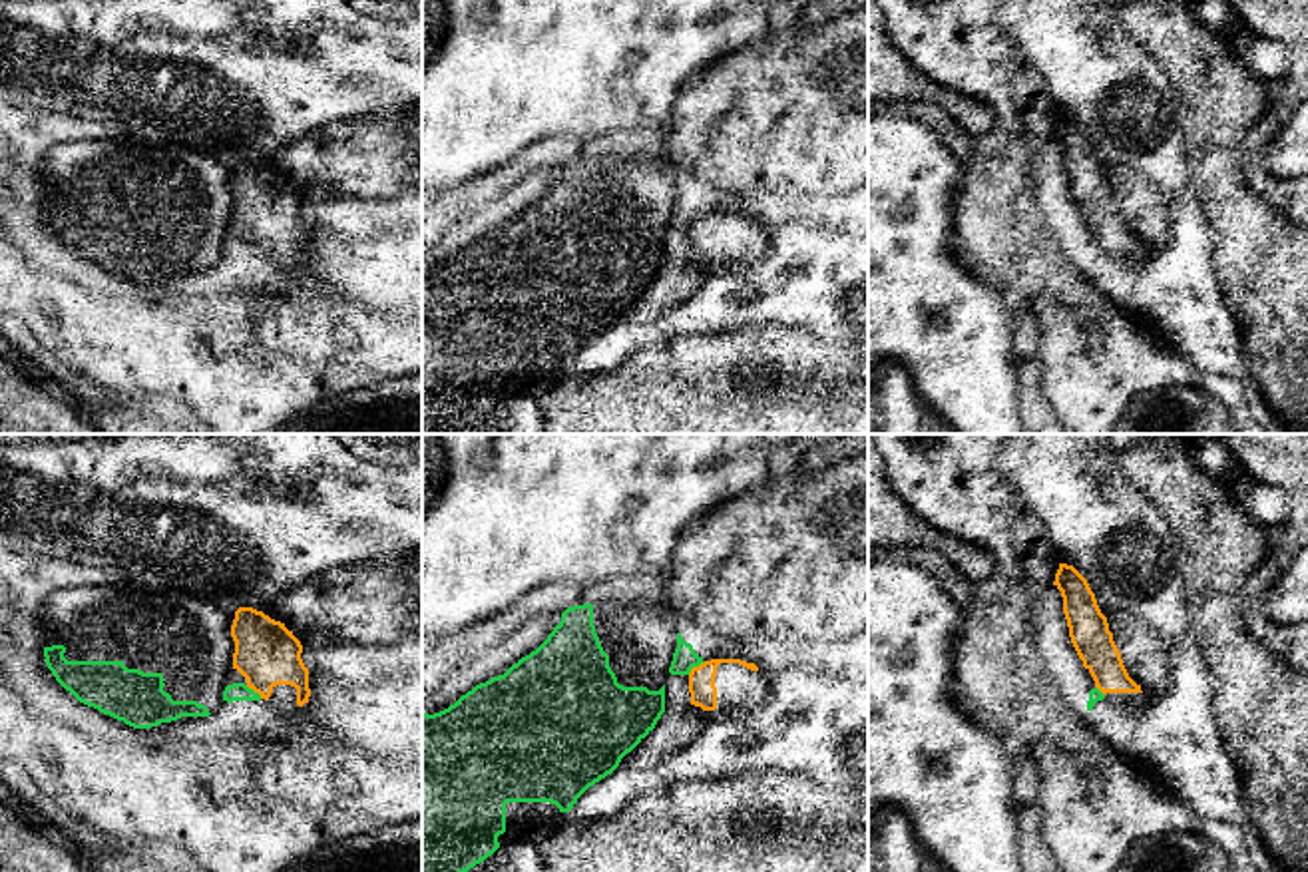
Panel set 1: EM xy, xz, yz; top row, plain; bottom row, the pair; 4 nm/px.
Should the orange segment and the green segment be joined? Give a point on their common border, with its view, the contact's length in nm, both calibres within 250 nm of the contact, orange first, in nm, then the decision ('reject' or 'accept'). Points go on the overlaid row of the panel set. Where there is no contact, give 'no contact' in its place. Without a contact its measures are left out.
meets orange in xz at (695, 667); contact 90 nm long; 110 nm thick on the orange side, 100 nm on the other; reject

